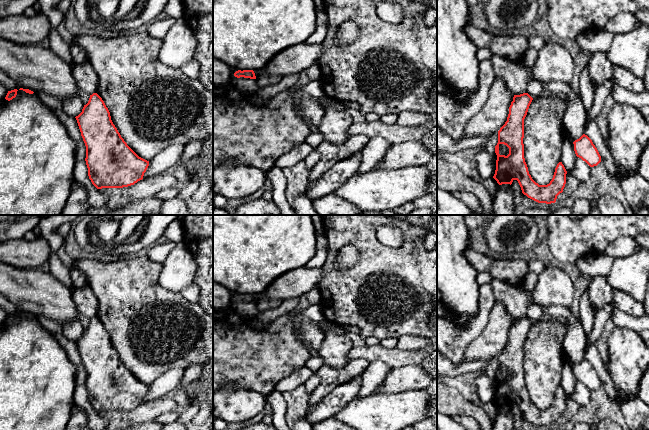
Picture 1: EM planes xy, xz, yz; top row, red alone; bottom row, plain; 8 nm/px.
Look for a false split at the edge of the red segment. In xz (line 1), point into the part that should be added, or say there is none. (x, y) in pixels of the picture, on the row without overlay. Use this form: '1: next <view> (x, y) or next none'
1: next none

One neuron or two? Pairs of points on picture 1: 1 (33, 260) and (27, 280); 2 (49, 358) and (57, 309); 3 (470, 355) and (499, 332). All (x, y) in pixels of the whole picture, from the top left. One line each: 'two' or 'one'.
1: two
2: two
3: one

